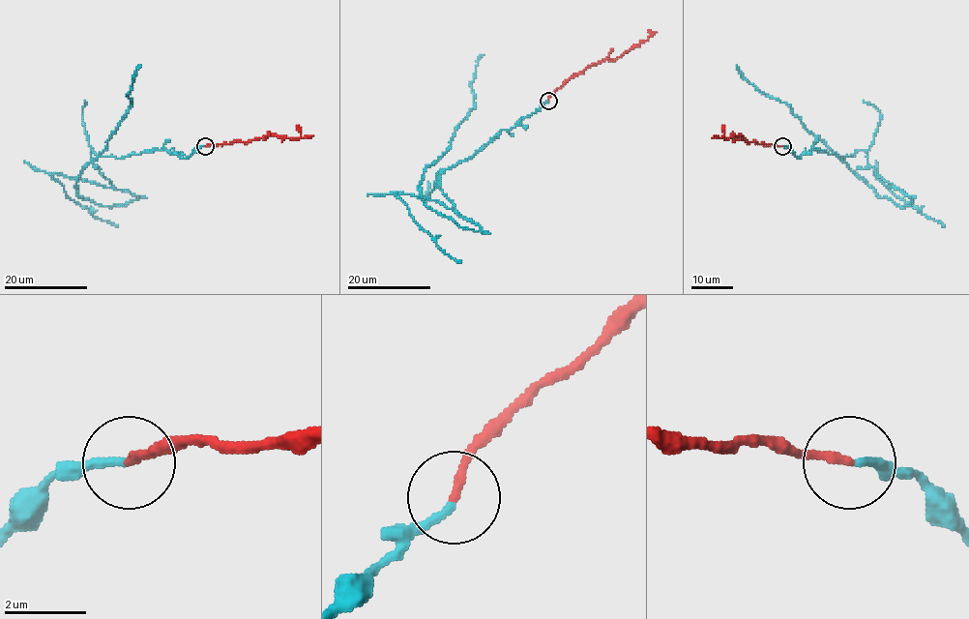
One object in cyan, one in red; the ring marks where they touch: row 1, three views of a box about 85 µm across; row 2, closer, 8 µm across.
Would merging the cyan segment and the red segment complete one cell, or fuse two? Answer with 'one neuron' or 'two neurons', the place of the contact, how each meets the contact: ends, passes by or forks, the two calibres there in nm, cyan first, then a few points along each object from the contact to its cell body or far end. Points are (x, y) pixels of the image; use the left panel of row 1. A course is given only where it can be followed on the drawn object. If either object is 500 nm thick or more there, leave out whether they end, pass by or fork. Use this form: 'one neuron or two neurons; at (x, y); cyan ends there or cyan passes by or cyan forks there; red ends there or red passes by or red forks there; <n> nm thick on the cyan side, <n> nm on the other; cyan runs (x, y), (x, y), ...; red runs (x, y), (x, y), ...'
one neuron; at (205, 146); cyan ends there; red ends there; 180 nm thick on the cyan side, 200 nm on the other; cyan runs (204, 146), (92, 150), (139, 197), (77, 195), (140, 66); red runs (204, 146), (246, 142), (272, 134), (303, 138), (312, 134)

